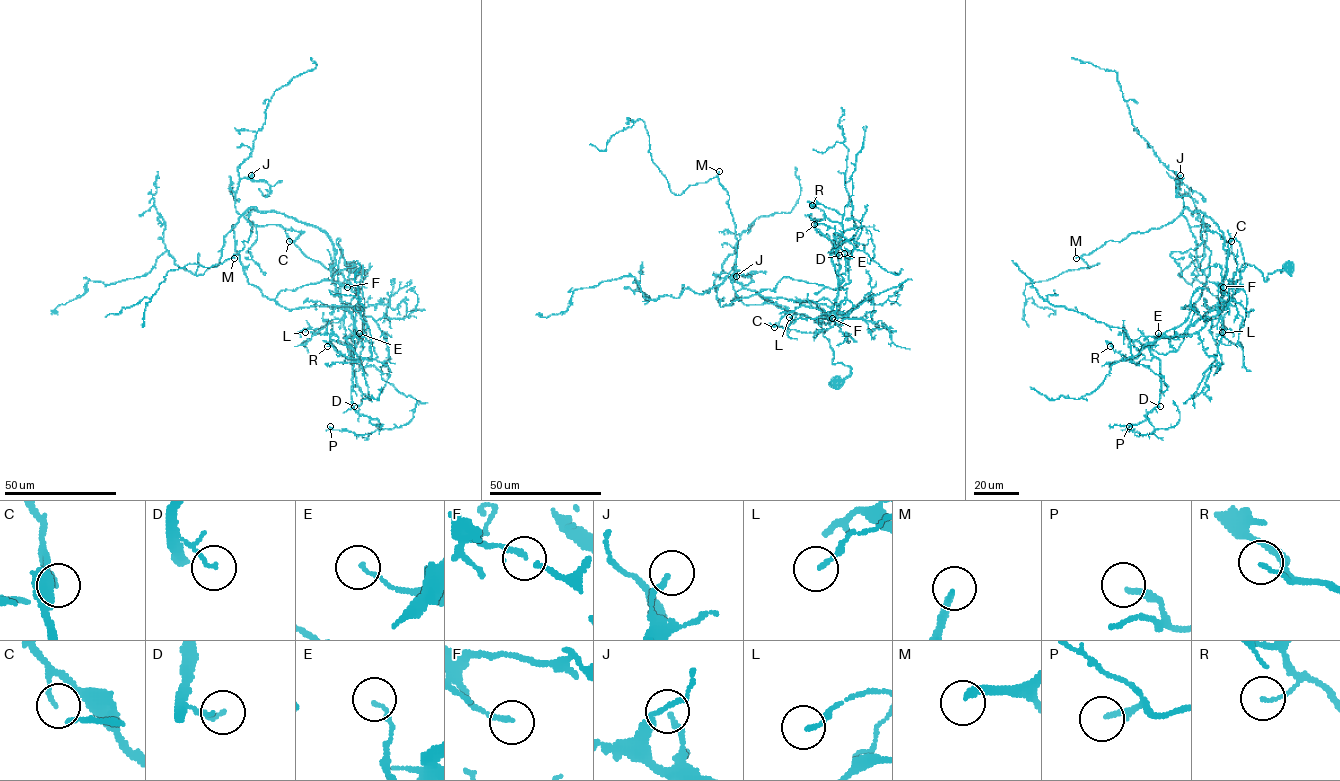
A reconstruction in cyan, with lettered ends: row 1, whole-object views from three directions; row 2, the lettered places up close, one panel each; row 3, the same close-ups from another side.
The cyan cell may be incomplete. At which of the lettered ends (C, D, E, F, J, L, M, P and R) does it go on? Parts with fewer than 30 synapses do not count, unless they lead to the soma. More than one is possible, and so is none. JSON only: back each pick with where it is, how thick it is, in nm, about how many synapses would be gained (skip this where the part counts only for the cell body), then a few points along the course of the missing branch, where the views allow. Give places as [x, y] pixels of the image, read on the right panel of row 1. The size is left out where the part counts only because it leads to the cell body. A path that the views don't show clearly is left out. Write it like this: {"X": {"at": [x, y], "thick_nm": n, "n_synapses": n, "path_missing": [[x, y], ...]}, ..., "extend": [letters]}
{"M": {"at": [1076, 258], "thick_nm": 240, "n_synapses": 60, "path_missing": [[1076, 258], [1053, 265], [1035, 283], [1037, 288], [1072, 301], [1074, 306], [1062, 318]]}, "extend": ["M"]}

